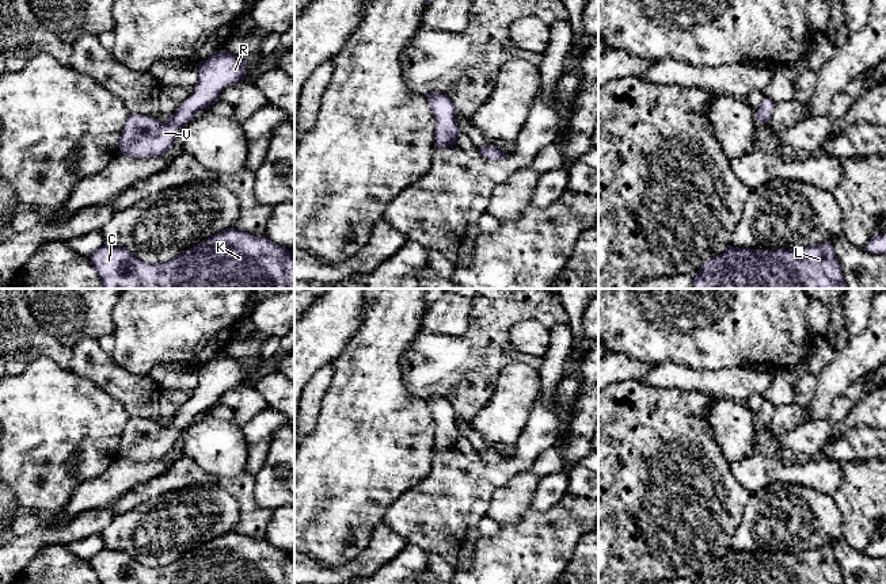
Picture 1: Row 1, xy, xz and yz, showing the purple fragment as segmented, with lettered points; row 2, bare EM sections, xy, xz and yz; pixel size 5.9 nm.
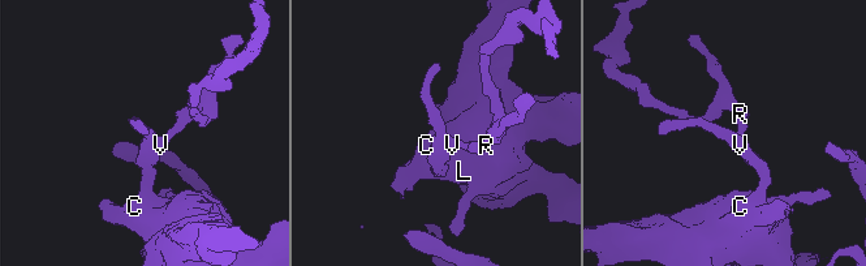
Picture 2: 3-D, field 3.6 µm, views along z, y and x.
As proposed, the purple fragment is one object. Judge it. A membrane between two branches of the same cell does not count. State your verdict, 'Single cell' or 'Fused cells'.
Single cell

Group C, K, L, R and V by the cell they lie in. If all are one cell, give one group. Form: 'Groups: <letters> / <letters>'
Groups: C K L R V

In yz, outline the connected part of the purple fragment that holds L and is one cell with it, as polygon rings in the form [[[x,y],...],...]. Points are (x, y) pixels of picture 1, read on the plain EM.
[[[830,545],[801,553],[729,550],[711,561],[693,584],[845,584]]]

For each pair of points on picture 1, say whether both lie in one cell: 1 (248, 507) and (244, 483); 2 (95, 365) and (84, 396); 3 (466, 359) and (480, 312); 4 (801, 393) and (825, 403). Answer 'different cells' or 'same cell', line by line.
1: same cell
2: different cells
3: same cell
4: different cells

